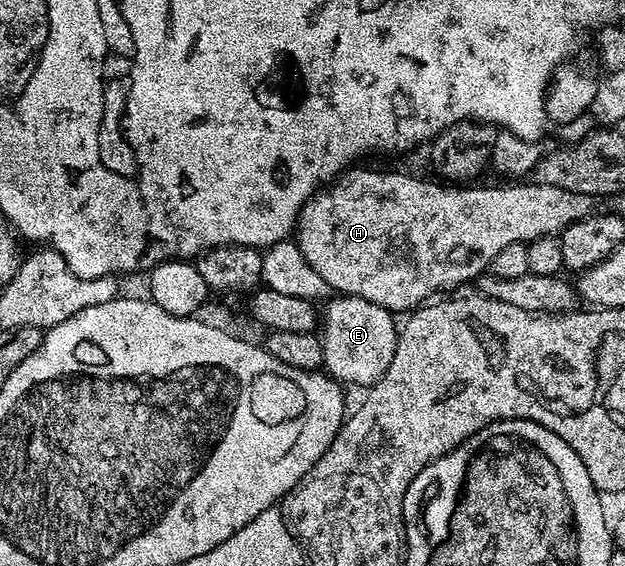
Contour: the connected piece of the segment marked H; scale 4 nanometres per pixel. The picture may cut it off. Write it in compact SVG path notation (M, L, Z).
M350 168L336 178L335 183L322 188L310 197L309 202L301 209L299 232L296 234L295 241L301 247L301 254L315 267L315 271L319 271L319 275L323 275L323 279L328 283L330 290L341 295L353 294L365 300L370 300L371 303L378 304L379 307L387 309L393 315L395 313L405 315L426 304L432 298L429 297L432 293L441 293L444 289L457 291L460 290L457 289L460 285L465 285L468 281L471 281L471 283L476 282L490 268L492 261L505 247L510 247L511 244L526 244L537 241L541 237L552 237L560 234L561 230L589 216L595 209L594 198L582 193L572 193L566 189L559 188L557 185L505 183L502 189L473 189L477 187L450 187L445 183L436 185L433 181L420 181L419 178L412 177L409 173L380 173L377 169L357 168Z

